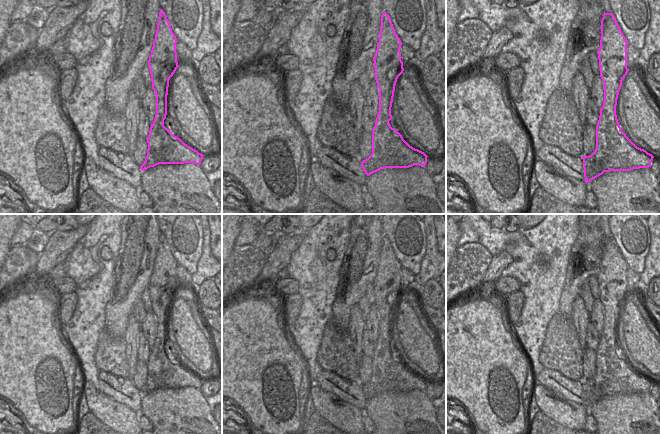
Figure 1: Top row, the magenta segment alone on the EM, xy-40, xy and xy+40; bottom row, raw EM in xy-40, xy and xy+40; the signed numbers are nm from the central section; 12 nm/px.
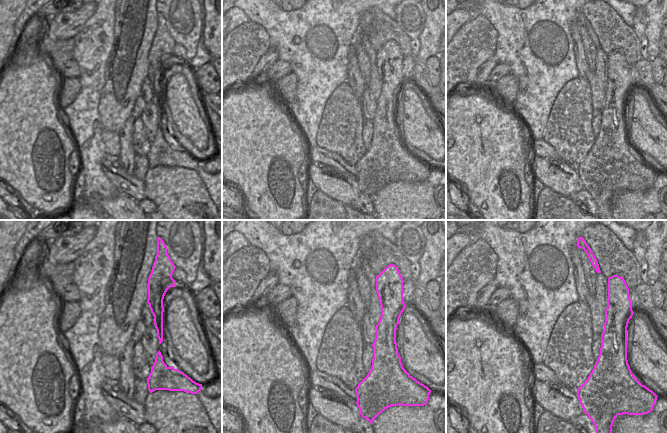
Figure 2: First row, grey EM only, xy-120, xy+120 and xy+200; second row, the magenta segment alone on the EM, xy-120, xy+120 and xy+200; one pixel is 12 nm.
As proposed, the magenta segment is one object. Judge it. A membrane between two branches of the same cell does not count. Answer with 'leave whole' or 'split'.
split

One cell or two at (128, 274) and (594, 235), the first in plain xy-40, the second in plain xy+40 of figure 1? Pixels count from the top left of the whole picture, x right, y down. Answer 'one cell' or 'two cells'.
one cell

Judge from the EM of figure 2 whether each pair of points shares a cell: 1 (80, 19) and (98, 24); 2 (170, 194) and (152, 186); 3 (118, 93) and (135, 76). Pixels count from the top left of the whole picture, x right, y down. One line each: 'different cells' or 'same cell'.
1: different cells
2: same cell
3: same cell

